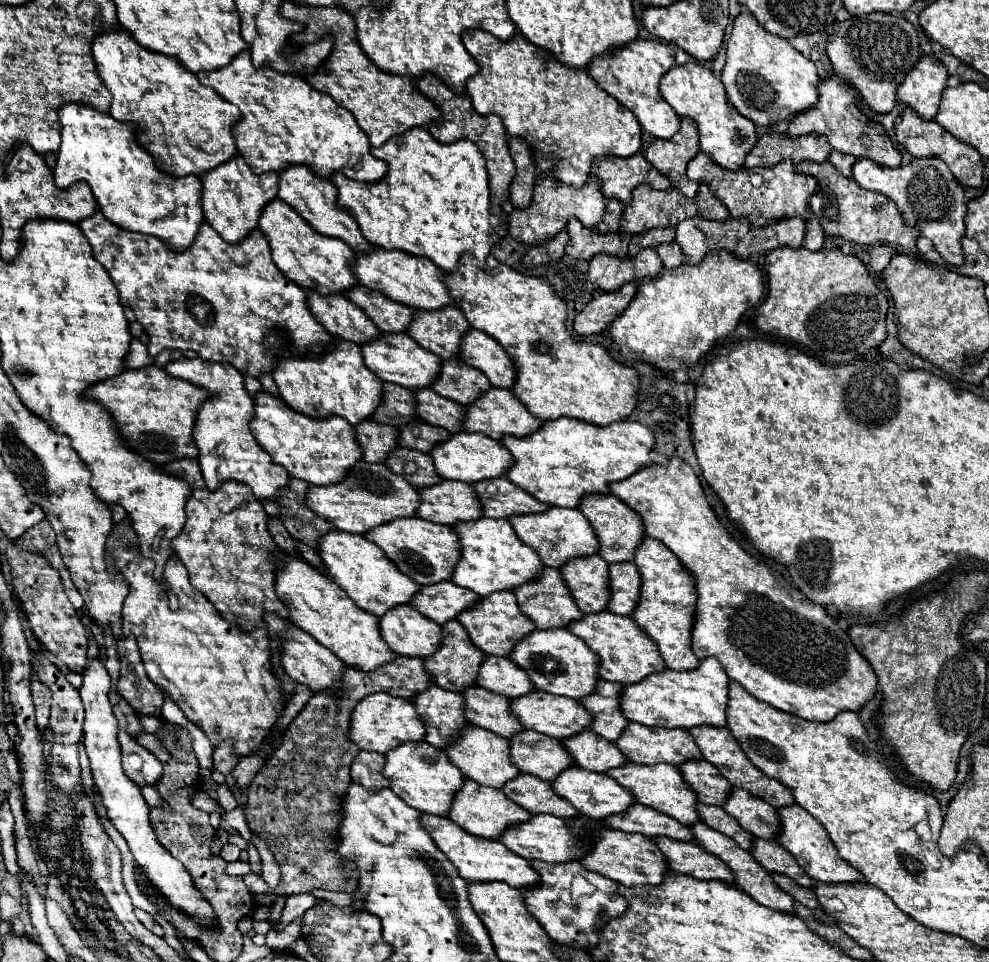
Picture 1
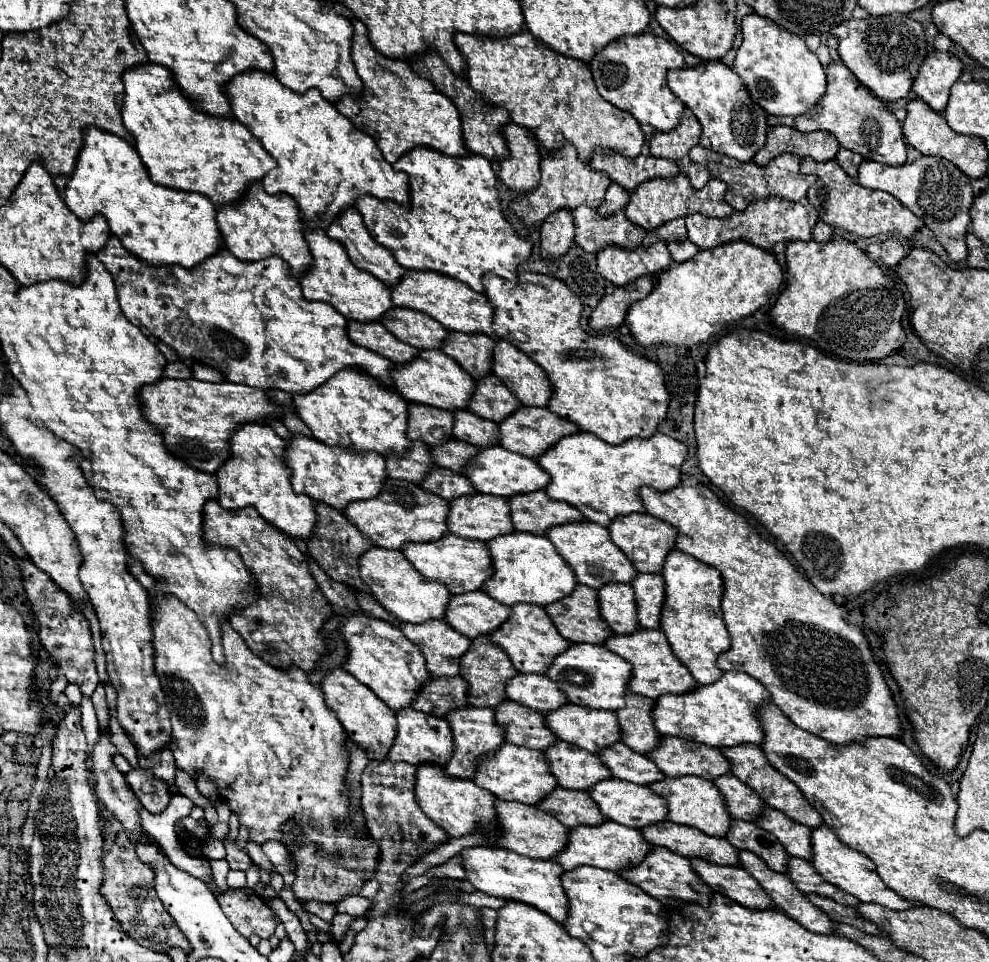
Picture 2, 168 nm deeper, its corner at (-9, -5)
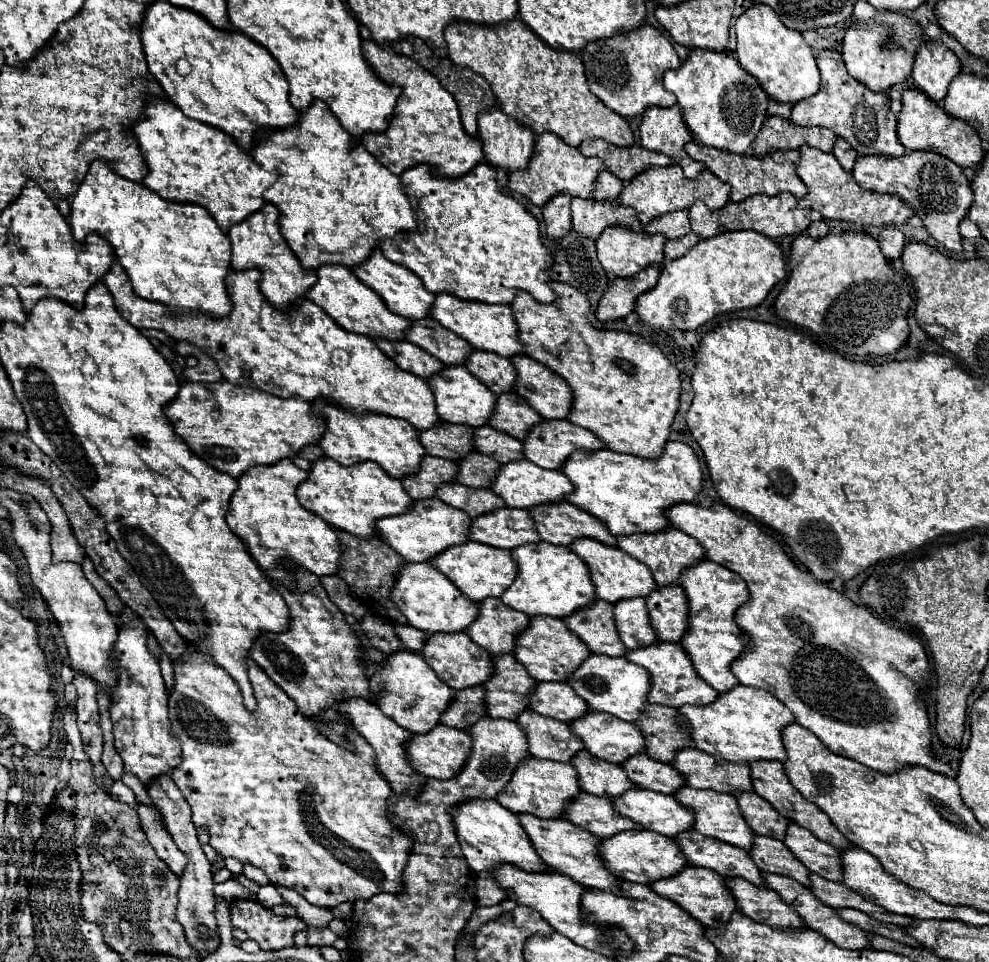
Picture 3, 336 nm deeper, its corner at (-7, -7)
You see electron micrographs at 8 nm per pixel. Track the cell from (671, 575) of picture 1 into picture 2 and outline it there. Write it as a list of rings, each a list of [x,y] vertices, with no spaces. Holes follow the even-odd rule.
[[[671,550],[663,564],[665,578],[665,604],[661,612],[661,630],[669,638],[673,654],[689,668],[699,684],[713,684],[723,676],[717,668],[719,654],[727,652],[731,646],[729,632],[721,614],[723,598],[723,578],[713,566],[707,566],[693,556]]]

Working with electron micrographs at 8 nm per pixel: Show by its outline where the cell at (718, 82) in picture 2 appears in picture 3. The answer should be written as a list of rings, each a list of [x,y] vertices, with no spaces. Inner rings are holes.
[[[701,48],[691,50],[681,68],[665,72],[663,84],[677,96],[683,120],[689,126],[693,140],[699,144],[733,154],[745,154],[767,120],[767,94],[757,84],[757,80],[725,52],[711,52]]]

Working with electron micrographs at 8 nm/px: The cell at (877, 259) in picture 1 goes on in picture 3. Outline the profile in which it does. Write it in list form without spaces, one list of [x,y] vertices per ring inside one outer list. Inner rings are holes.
[[[885,228],[885,230],[881,230],[877,242],[879,242],[879,248],[887,260],[897,260],[903,252],[905,236],[899,228]]]

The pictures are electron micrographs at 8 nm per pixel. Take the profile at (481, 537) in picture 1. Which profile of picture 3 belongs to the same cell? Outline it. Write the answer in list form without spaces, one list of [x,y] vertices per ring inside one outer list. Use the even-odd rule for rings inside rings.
[[[533,542],[523,544],[521,548],[513,548],[511,558],[517,564],[517,576],[501,596],[503,604],[507,604],[509,608],[525,612],[527,616],[543,614],[565,618],[577,608],[583,608],[595,600],[589,570],[583,560],[579,560],[579,556],[569,552],[569,548],[549,542]]]

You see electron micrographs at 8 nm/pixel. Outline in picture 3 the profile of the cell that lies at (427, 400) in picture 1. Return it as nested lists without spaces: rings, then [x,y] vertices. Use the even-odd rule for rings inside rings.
[[[481,426],[481,428],[473,428],[473,444],[475,450],[485,452],[487,456],[493,456],[499,464],[507,464],[513,460],[521,460],[521,440],[499,432],[491,426]]]

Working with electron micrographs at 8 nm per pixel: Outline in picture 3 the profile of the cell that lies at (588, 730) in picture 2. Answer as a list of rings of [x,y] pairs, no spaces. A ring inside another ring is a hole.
[[[589,710],[575,722],[569,722],[569,728],[581,738],[585,750],[605,762],[621,764],[629,756],[645,750],[645,740],[637,726],[615,716]]]

